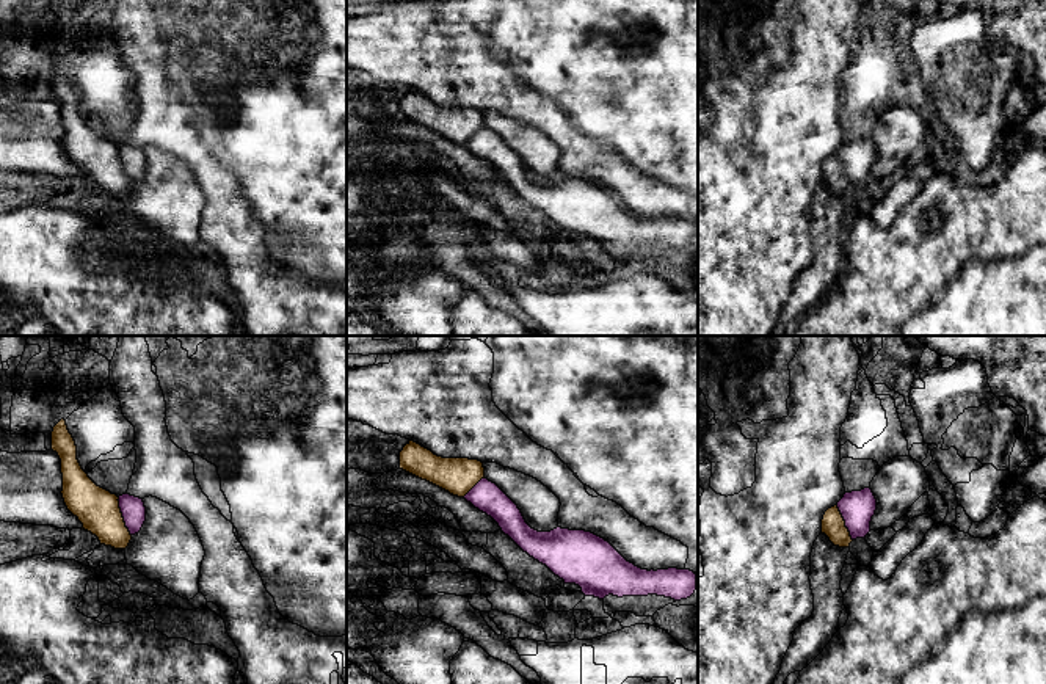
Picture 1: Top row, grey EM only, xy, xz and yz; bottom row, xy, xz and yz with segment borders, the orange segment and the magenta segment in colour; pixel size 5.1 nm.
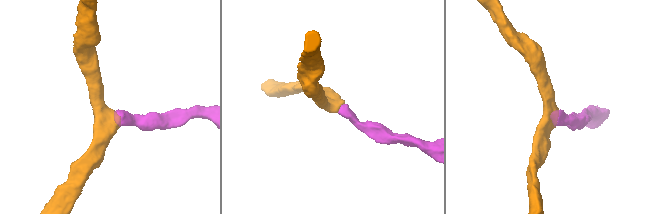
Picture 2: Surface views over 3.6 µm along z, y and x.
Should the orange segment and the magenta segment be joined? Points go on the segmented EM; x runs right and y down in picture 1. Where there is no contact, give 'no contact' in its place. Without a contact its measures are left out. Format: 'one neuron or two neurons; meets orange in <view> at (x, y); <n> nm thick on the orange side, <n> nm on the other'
two neurons; meets orange in xy at (121, 516); 220 nm thick on the orange side, 130 nm on the other

